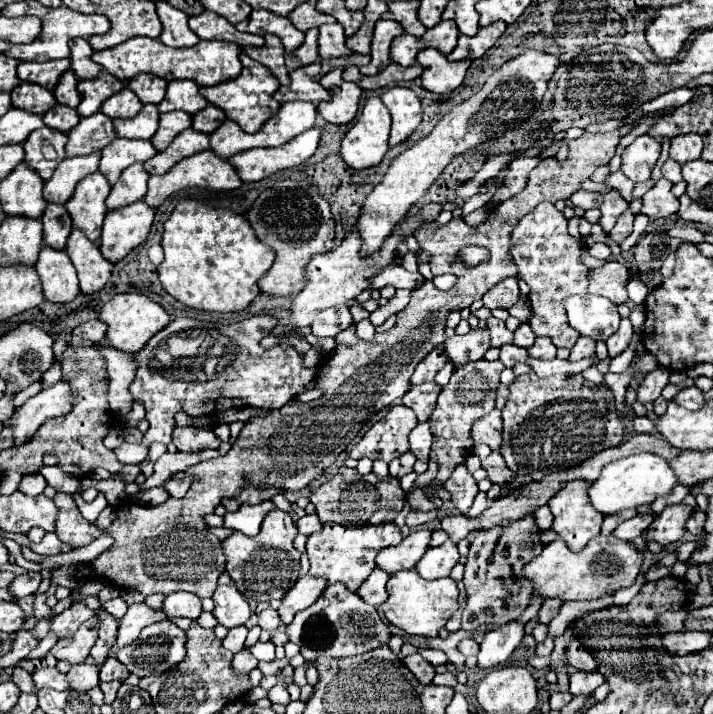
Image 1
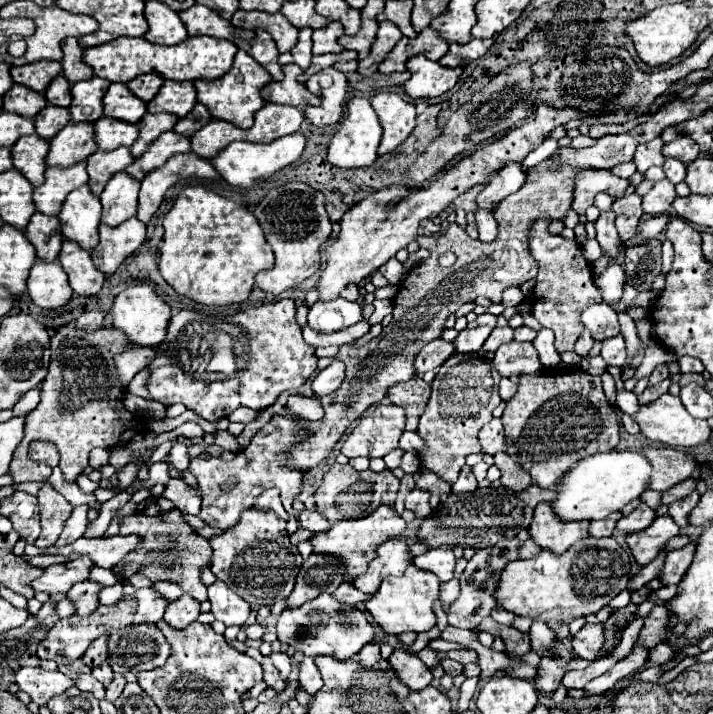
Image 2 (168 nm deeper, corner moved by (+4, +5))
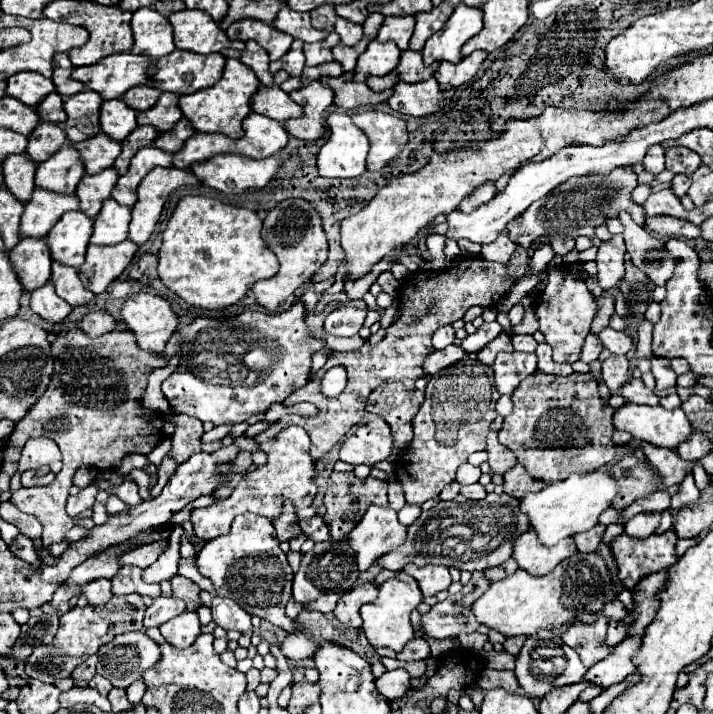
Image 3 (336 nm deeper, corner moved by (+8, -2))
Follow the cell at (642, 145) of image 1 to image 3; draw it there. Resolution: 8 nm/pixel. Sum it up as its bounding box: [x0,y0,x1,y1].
[644,145,666,175]

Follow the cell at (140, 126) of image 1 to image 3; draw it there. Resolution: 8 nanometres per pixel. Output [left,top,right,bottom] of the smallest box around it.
[74,133,120,175]

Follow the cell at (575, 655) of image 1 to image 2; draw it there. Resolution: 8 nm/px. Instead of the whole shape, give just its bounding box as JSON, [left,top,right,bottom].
[572,624,604,662]

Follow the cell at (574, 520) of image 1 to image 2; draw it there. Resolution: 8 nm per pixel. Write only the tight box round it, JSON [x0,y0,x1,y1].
[530,502,588,554]

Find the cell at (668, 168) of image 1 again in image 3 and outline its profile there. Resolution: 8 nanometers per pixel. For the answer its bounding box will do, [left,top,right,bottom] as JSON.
[672,175,690,197]

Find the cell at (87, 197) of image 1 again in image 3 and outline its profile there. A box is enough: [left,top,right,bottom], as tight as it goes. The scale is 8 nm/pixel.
[46,211,94,269]

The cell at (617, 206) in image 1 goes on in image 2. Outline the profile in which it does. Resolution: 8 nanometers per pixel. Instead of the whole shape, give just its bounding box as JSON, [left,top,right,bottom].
[594,210,622,258]

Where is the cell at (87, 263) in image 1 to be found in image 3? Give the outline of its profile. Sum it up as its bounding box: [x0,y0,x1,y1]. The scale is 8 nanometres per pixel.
[52,263,94,307]

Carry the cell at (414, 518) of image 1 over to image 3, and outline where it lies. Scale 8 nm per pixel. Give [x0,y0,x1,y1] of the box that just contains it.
[394,361,498,505]

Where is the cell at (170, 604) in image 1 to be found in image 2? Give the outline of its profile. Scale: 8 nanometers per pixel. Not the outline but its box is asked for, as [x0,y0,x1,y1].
[164,594,200,628]

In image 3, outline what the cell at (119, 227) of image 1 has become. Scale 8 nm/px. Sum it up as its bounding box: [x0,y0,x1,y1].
[80,239,138,295]

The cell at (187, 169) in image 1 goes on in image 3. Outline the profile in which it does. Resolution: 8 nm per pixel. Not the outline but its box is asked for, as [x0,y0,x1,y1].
[128,167,198,245]

